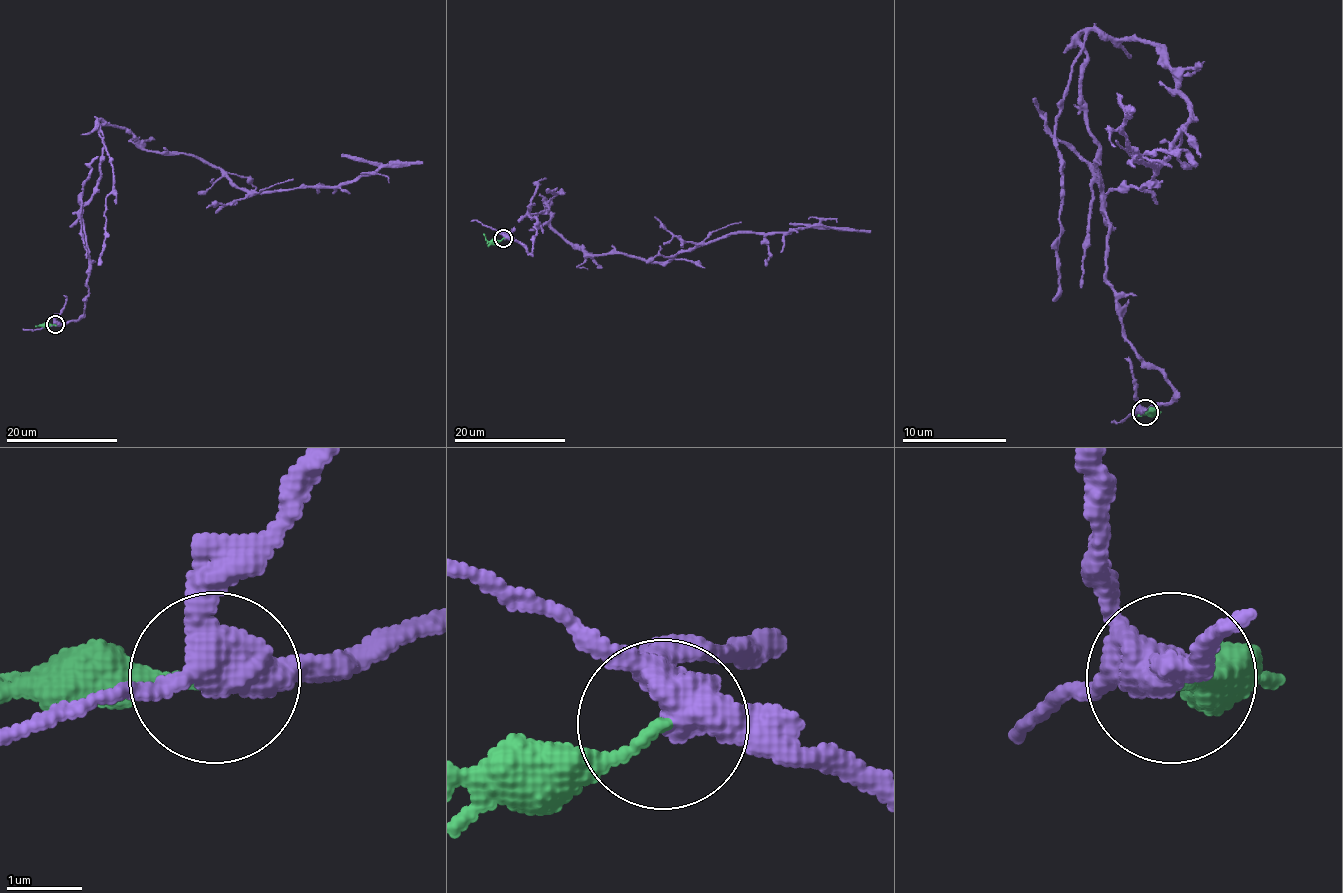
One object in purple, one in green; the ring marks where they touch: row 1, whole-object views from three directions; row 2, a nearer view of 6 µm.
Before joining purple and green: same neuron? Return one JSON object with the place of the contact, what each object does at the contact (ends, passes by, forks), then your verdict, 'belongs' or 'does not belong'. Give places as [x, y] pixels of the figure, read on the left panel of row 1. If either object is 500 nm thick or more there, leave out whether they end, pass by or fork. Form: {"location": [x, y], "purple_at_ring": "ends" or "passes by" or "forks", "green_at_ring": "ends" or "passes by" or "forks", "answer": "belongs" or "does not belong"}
{"location": [55, 324], "purple_at_ring": "forks", "green_at_ring": "ends", "answer": "does not belong"}

